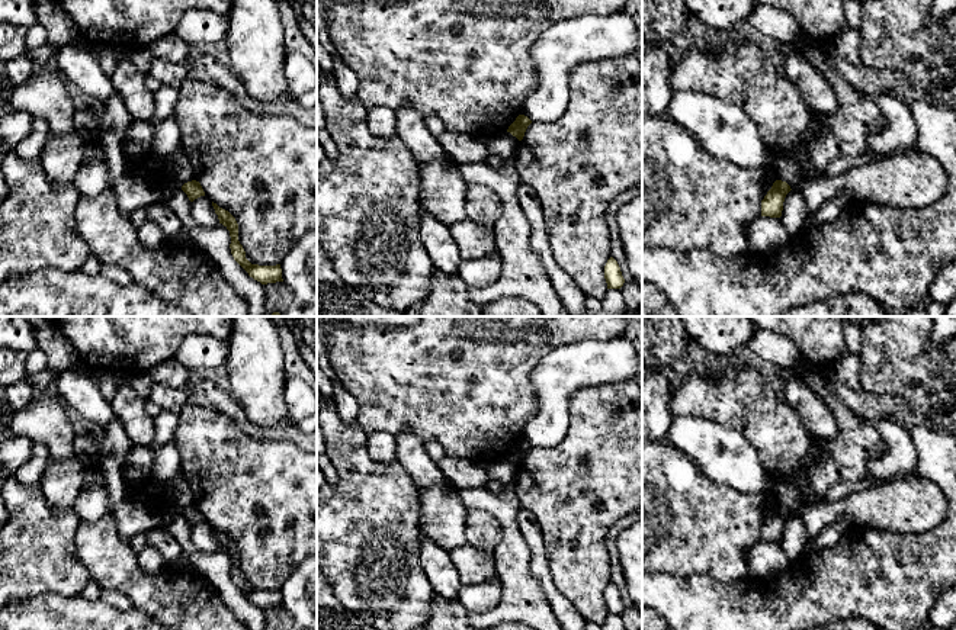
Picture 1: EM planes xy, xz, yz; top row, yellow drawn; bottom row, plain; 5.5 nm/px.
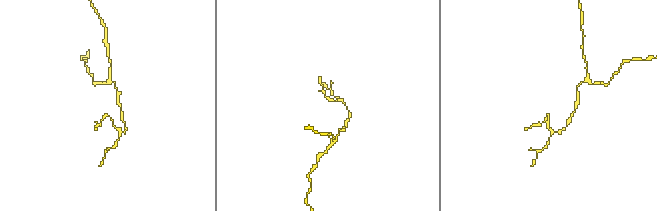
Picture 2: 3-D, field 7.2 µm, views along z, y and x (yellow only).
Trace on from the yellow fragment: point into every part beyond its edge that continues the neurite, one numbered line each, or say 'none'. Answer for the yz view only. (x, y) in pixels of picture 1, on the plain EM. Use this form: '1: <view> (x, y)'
none

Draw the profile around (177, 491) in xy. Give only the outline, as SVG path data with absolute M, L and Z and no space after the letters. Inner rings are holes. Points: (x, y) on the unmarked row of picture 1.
M182 473L167 482L163 491L171 504L171 511L176 514L182 514L185 508L195 505L193 491Z

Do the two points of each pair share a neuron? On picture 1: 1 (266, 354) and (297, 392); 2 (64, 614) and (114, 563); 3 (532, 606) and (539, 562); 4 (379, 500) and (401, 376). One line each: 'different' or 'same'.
1: different
2: different
3: different
4: different

